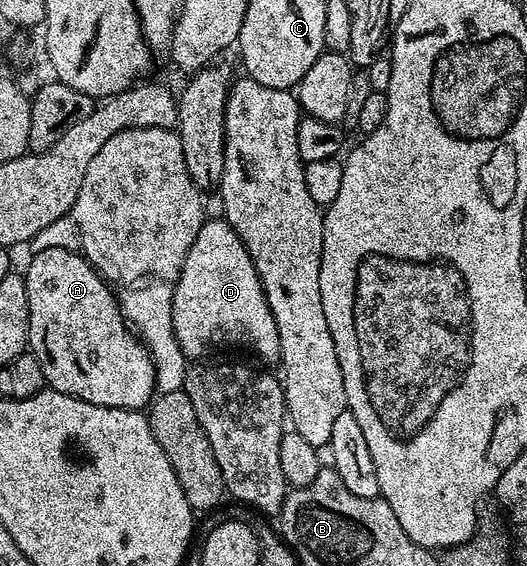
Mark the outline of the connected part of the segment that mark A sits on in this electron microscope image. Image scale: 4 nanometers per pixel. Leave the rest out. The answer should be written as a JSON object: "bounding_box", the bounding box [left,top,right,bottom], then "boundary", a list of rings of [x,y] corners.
{"bounding_box":[23,247,157,411],"boundary":[[[51,247],[37,251],[31,257],[33,259],[28,263],[28,271],[23,272],[30,305],[28,345],[31,354],[36,355],[42,365],[45,384],[53,391],[90,401],[90,405],[127,411],[147,408],[157,394],[156,366],[148,348],[140,342],[135,330],[125,319],[117,296],[116,299],[112,296],[113,288],[91,267],[79,250]]]}

